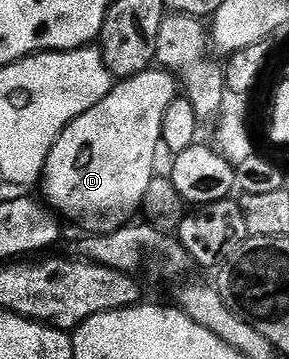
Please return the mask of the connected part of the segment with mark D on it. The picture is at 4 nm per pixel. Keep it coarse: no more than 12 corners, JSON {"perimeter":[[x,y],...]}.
{"perimeter":[[167,70],[120,79],[55,140],[39,183],[66,223],[140,211],[178,97]]}

